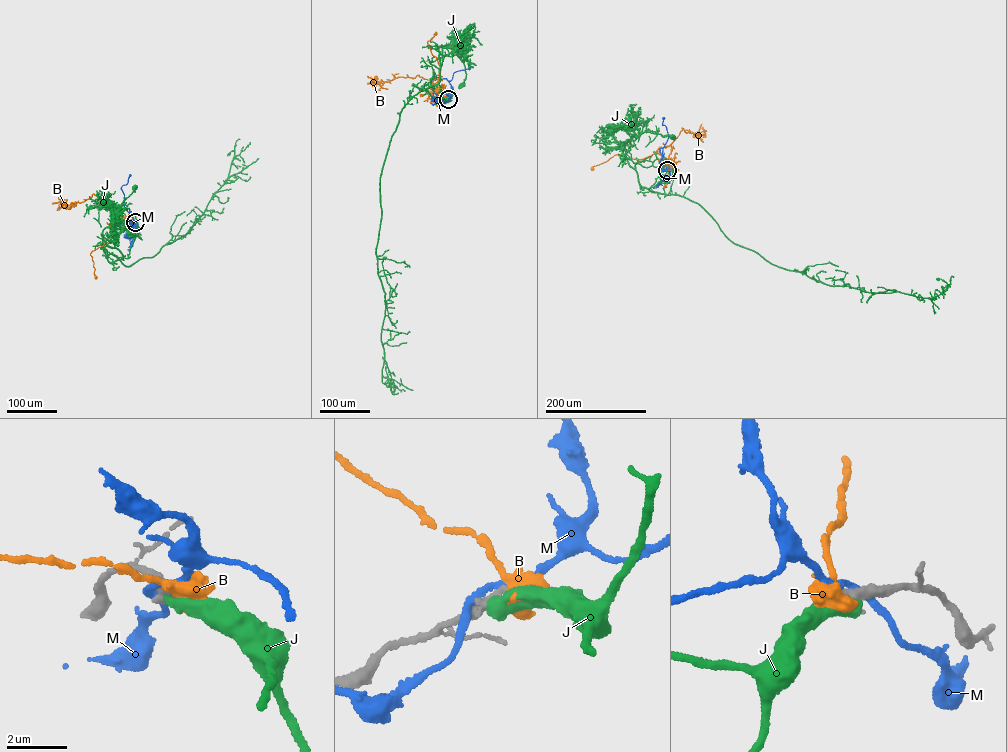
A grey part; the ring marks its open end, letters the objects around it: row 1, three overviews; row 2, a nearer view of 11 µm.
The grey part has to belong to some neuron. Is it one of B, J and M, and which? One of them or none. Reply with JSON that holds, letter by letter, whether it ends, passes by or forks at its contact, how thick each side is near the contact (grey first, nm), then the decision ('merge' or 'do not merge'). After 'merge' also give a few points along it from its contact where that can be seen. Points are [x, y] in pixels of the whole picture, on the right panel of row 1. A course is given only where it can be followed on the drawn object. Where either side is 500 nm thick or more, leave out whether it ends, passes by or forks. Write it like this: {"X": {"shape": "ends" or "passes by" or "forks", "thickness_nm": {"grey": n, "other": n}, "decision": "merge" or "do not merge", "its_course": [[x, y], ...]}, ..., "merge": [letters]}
{"B": {"thickness_nm": {"grey": 220, "other": 550}, "decision": "do not merge"}, "J": {"thickness_nm": {"grey": 440, "other": 500}, "decision": "do not merge"}, "M": {"shape": "passes by", "thickness_nm": {"grey": 480, "other": 240}, "decision": "do not merge"}, "merge": []}

